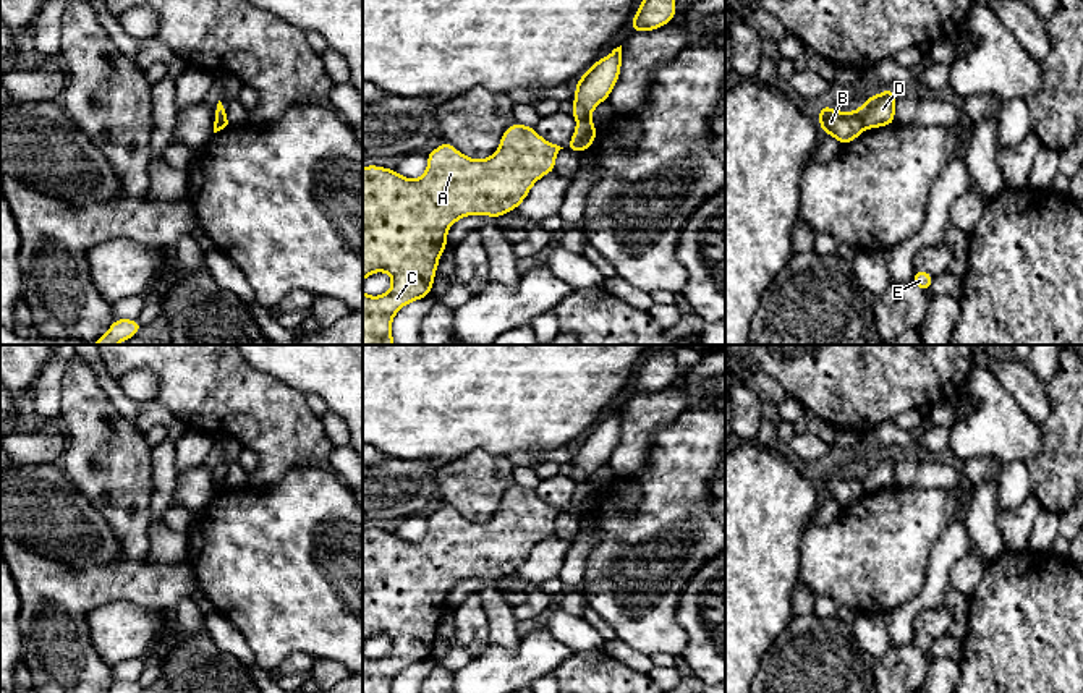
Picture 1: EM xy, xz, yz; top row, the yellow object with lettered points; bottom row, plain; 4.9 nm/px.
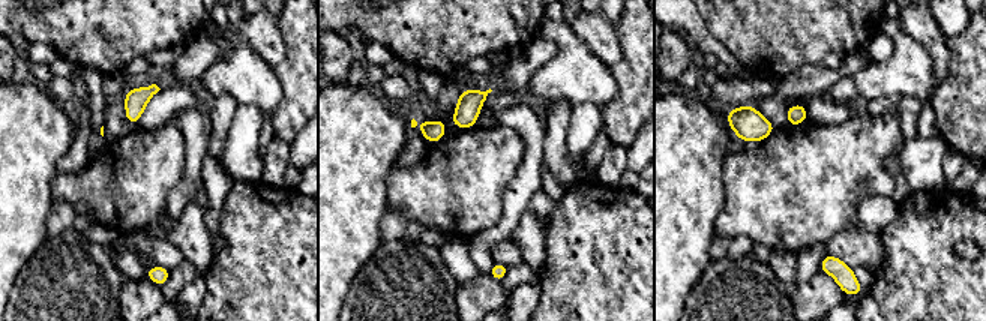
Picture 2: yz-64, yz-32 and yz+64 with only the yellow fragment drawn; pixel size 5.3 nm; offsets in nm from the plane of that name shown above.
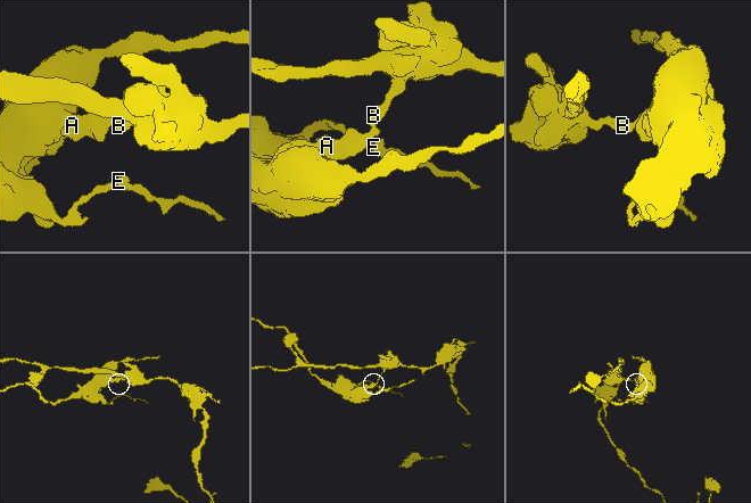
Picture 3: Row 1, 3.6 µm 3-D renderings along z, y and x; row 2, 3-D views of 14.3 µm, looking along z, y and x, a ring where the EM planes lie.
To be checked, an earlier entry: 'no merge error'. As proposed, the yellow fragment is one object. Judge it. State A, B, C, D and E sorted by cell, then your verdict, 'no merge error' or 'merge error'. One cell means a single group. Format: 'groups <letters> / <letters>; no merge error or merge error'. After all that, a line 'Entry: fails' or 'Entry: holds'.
groups A C D E / B; merge error
Entry: fails

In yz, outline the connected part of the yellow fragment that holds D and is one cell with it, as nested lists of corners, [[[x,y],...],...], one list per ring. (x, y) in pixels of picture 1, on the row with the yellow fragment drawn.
[[[886,89],[863,100],[860,115],[864,130],[890,126],[895,123],[897,89]]]

